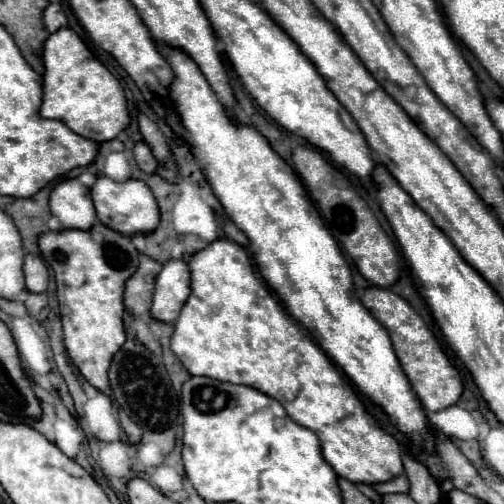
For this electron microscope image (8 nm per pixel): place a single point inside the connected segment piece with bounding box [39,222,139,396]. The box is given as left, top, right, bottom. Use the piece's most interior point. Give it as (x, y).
(91, 266)

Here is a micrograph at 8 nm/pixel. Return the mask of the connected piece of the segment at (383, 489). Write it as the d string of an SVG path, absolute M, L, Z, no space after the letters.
M400 475L388 482L374 484L372 488L380 494L407 493L409 491L409 481L405 475Z

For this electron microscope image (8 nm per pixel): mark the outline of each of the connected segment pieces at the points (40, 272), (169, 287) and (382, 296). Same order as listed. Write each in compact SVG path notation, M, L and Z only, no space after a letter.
M25 254L25 264L23 264L23 274L25 274L25 288L29 292L43 292L49 282L49 272L39 256Z
M169 260L155 280L151 316L159 322L171 324L177 320L181 304L189 296L189 268L185 260Z
M371 286L365 290L365 296L361 302L387 328L395 354L397 354L405 374L409 376L413 390L417 392L423 408L427 412L439 412L441 408L449 408L449 406L457 404L457 400L461 398L461 392L463 392L459 372L451 366L451 362L439 348L433 332L427 328L423 318L407 304L407 300L403 300L401 296L397 296L395 292L387 290L387 288Z

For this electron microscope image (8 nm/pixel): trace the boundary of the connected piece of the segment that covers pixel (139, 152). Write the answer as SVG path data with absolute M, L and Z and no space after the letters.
M137 142L135 148L133 148L133 154L135 154L135 162L137 162L137 166L139 166L145 174L157 174L159 162L157 162L157 158L153 156L153 152L149 150L147 144Z

